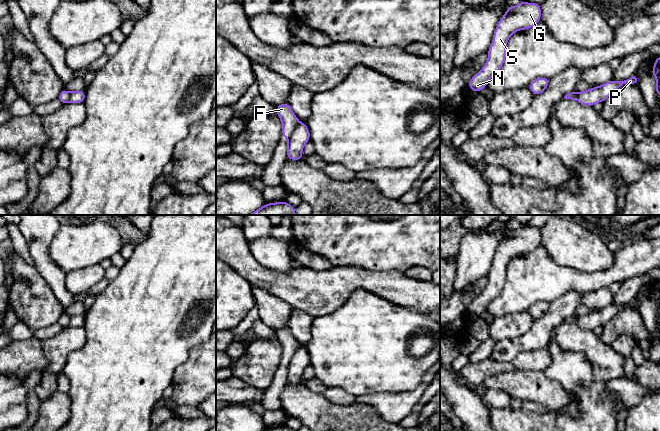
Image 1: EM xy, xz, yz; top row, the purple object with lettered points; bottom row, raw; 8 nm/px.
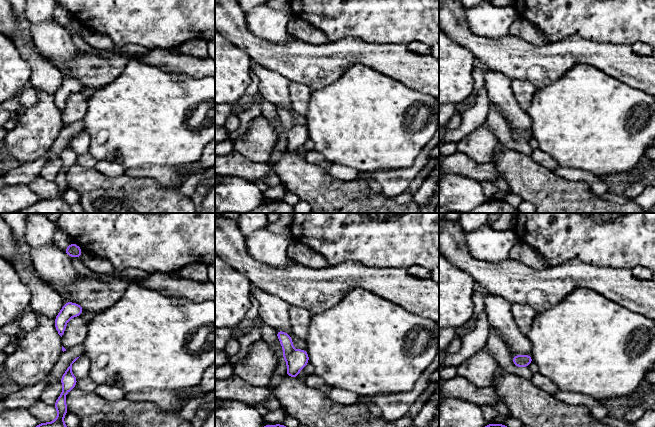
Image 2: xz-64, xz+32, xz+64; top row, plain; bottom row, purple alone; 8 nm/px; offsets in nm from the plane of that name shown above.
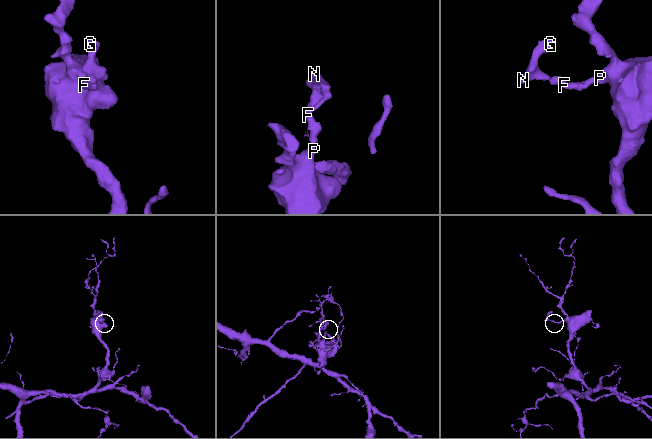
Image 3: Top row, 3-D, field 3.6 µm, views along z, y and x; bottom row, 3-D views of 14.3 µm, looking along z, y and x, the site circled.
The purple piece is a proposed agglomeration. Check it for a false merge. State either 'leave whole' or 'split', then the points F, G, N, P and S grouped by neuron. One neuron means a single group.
split | F G N S / P

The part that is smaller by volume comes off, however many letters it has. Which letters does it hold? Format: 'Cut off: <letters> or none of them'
Cut off: F, G, N, S

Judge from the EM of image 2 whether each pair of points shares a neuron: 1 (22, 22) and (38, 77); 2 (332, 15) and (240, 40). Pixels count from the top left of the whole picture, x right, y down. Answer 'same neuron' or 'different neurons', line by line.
1: same neuron
2: different neurons

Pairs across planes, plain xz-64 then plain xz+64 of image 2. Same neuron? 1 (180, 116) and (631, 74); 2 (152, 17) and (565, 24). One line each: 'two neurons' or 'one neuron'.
1: two neurons
2: one neuron

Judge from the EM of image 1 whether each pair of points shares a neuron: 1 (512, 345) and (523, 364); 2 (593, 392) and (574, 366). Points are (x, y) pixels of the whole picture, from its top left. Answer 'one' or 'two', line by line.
1: two
2: one

